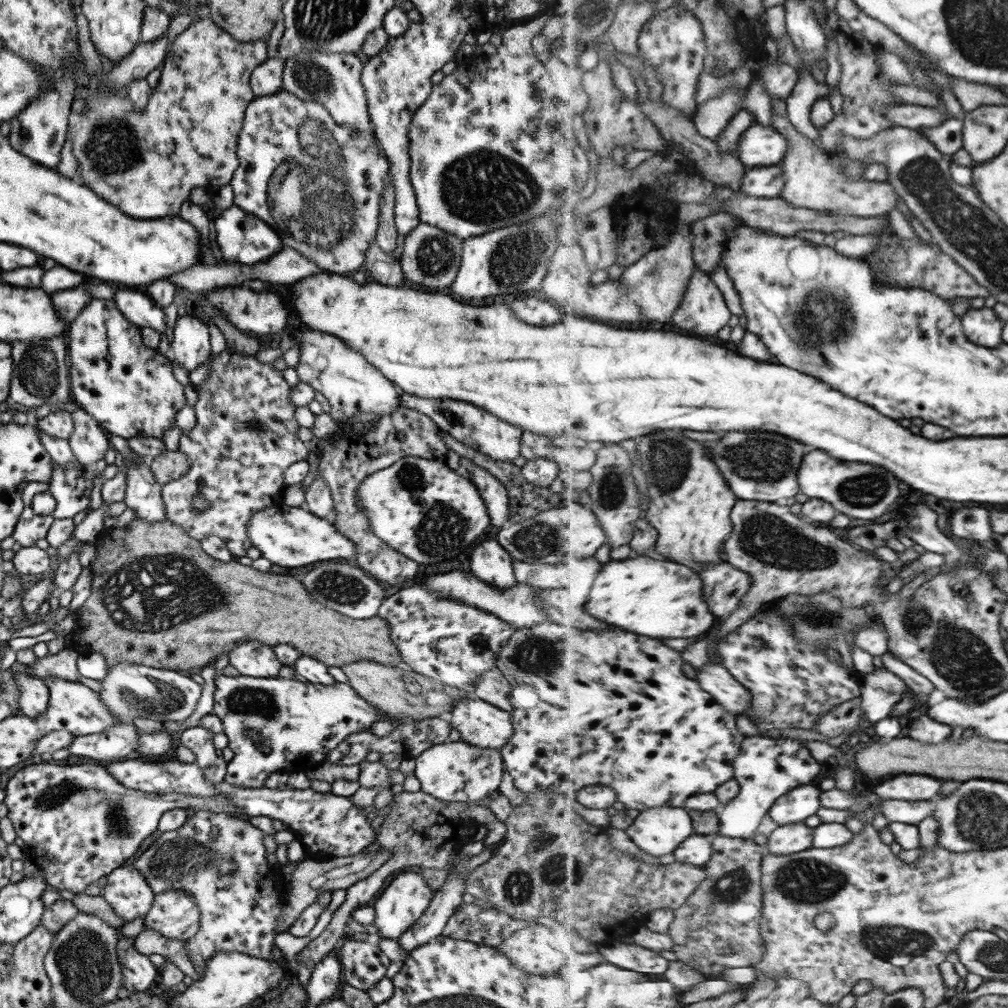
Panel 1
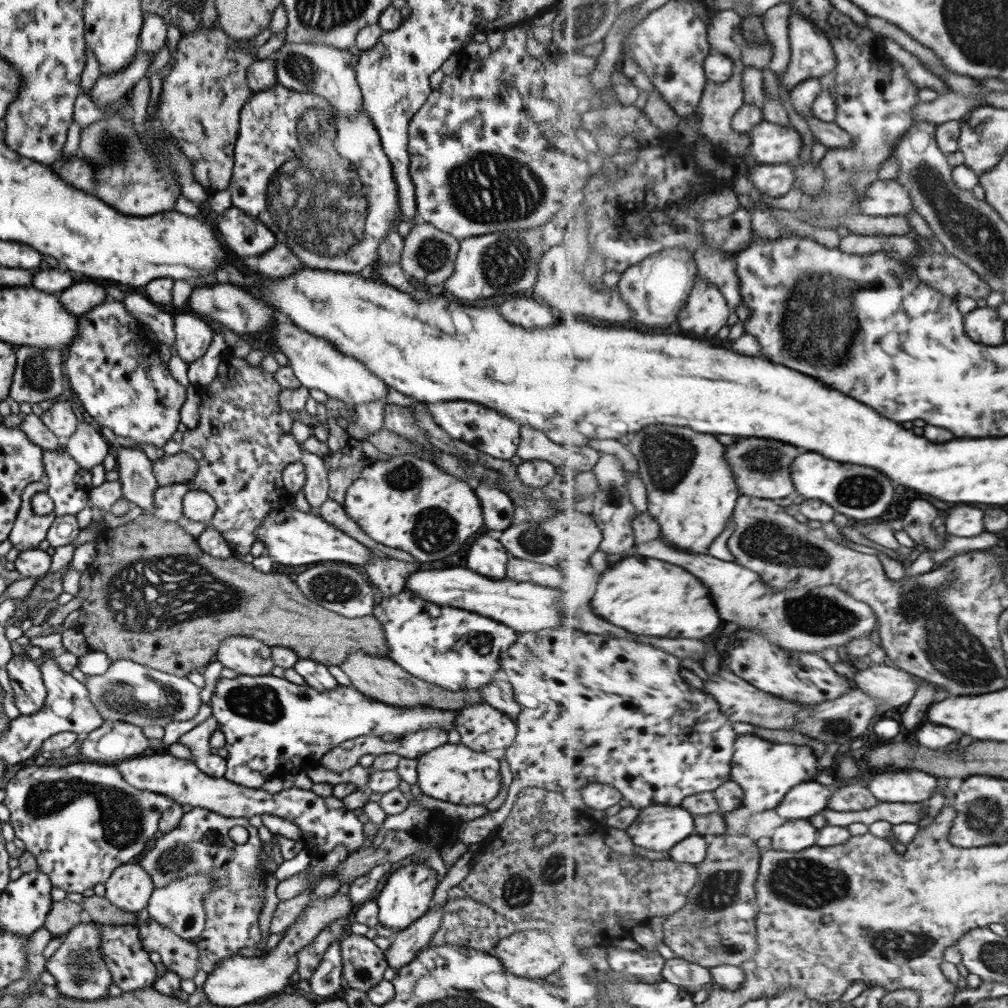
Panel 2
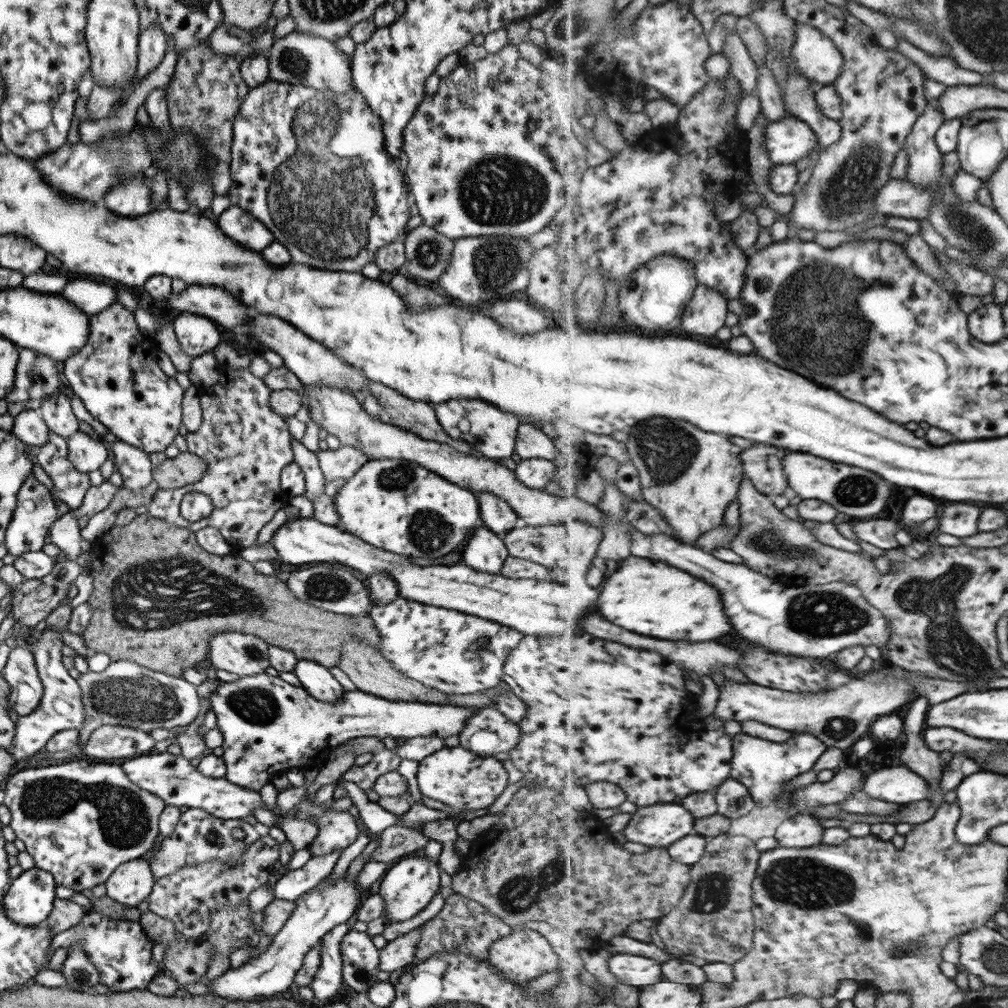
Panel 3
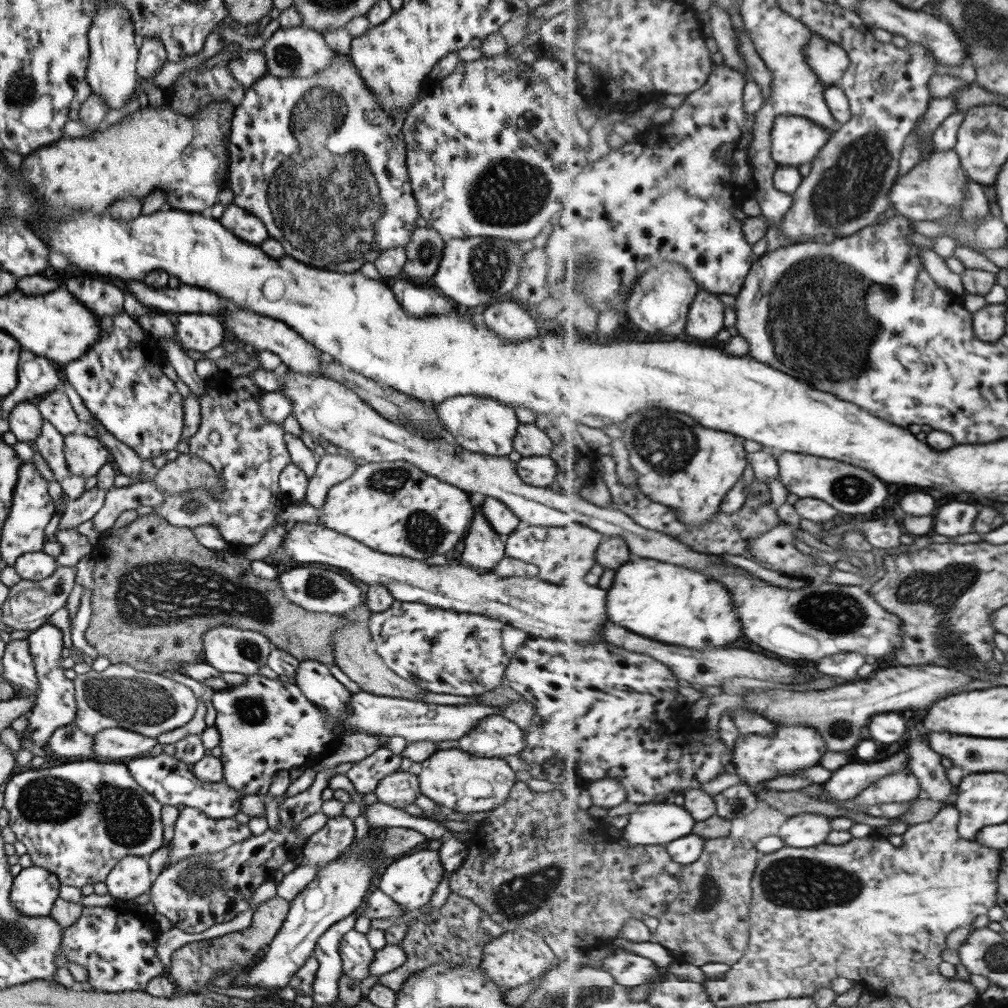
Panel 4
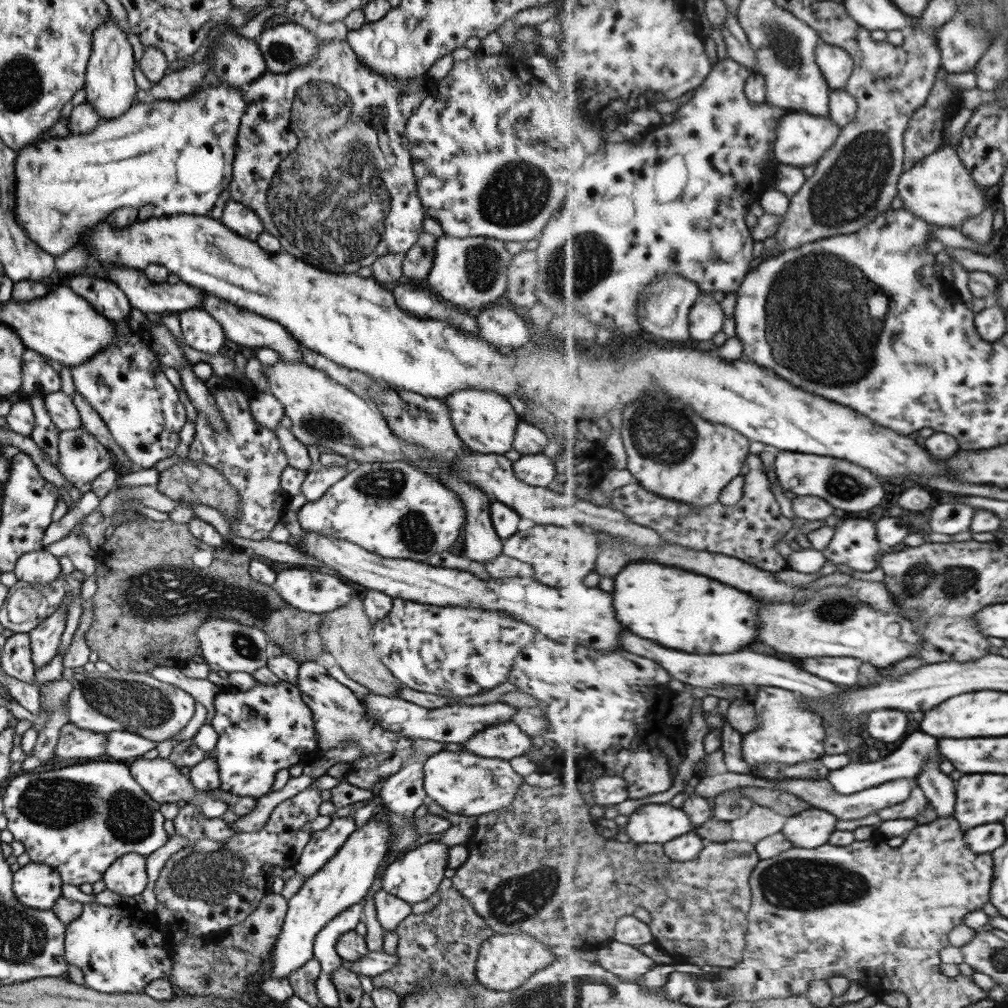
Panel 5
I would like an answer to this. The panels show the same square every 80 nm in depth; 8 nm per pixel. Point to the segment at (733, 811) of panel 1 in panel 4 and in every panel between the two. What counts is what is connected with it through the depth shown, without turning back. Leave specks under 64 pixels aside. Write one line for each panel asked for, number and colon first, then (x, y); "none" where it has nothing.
2: (767, 771)
3: (764, 767)
4: (758, 758)

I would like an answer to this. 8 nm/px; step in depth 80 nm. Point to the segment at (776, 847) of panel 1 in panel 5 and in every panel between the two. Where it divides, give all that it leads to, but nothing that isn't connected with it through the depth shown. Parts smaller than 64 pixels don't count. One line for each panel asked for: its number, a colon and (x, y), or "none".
2: (795, 835)
3: (800, 831)
4: (807, 830)
5: (813, 828)

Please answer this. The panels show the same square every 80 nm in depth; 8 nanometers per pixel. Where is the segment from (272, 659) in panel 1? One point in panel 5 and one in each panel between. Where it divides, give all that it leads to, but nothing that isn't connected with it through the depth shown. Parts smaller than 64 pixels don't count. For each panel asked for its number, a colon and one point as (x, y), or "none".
2: (246, 656)
3: (243, 654)
4: (226, 649)
5: (226, 645)

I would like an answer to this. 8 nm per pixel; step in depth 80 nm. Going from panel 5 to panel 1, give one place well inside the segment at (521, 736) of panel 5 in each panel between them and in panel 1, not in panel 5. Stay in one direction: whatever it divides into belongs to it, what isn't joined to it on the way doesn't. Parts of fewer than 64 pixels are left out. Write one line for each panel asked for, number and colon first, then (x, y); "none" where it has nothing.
1: (480, 724)
2: (480, 727)
3: (484, 733)
4: (493, 736)

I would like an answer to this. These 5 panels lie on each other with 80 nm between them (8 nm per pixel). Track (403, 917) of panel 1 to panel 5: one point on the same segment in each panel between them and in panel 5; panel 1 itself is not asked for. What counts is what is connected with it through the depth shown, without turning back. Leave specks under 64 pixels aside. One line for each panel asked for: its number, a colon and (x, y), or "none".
2: (407, 893)
3: (408, 884)
4: (411, 880)
5: (413, 876)

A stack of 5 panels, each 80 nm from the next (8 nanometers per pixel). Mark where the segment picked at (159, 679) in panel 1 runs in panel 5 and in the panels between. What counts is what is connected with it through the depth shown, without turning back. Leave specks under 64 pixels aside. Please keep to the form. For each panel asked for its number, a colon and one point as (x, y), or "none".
2: (129, 692)
3: (125, 694)
4: (149, 704)
5: (123, 700)

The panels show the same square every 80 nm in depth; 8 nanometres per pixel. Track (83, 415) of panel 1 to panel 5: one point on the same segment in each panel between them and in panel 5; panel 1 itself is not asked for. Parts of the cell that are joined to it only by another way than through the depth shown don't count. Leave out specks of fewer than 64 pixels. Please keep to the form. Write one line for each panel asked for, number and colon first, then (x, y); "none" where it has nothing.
2: (86, 446)
3: (86, 452)
4: (84, 455)
5: (80, 458)

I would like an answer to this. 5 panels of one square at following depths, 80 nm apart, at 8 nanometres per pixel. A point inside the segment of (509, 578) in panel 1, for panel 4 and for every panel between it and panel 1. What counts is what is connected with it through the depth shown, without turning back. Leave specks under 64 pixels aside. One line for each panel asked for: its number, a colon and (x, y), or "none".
2: (485, 557)
3: (484, 552)
4: (482, 548)

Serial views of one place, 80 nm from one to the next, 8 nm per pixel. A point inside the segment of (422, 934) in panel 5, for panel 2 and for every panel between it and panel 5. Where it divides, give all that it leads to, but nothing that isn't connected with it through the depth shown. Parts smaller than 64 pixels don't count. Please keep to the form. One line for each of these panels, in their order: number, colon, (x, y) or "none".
2: (464, 922)
3: (461, 925)
4: (456, 932)

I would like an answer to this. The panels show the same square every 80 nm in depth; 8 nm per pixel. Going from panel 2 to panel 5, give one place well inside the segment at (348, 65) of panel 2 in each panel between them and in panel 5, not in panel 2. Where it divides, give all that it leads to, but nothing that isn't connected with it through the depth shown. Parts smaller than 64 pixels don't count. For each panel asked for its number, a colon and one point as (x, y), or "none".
3: (296, 58)
4: (299, 51)
5: (284, 46)

